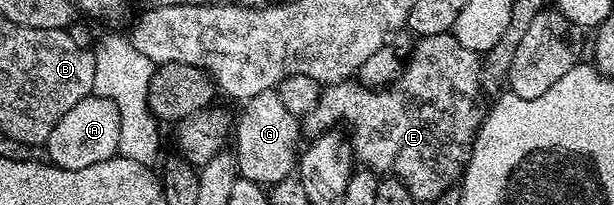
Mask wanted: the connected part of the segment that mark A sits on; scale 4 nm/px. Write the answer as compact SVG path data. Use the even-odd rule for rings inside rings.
M88 95L64 114L49 136L46 147L50 161L57 168L84 170L98 162L110 160L117 155L120 140L119 111L110 99Z

